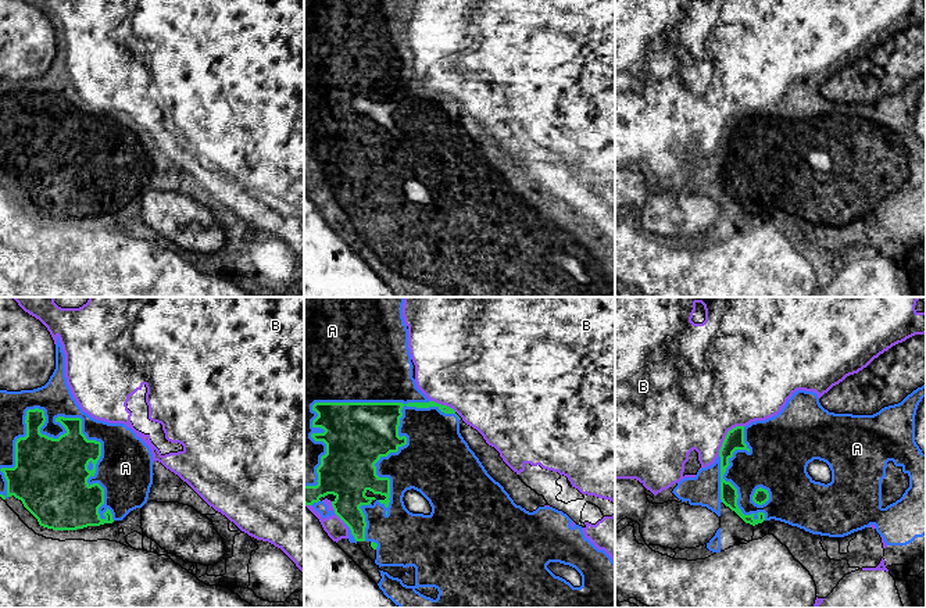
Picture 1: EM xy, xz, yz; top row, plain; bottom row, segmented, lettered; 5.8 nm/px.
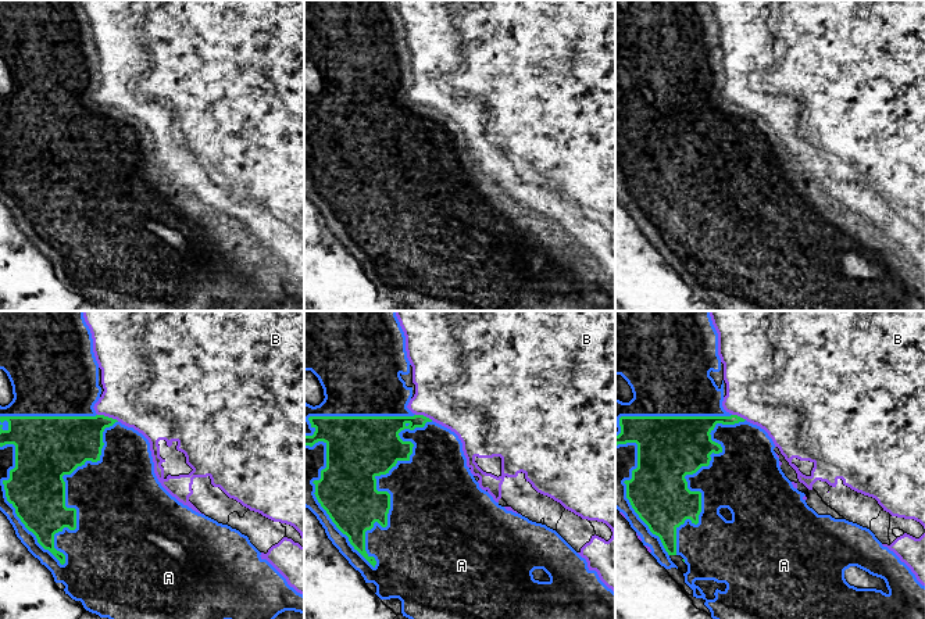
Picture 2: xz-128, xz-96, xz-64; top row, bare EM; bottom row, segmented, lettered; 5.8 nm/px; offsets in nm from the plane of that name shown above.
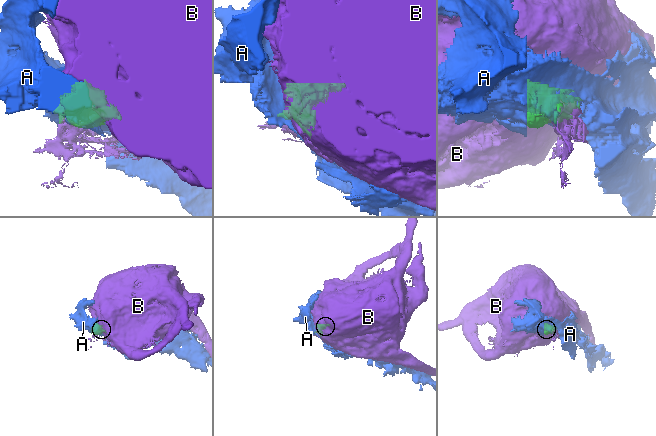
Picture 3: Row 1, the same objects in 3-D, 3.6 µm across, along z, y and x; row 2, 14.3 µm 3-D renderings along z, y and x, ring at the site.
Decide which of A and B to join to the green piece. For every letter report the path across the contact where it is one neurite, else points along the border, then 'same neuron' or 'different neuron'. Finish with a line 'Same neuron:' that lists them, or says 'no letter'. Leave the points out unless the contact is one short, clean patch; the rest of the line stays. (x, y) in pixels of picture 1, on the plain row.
A: same neuron
B: different neuron
Same neuron: A

